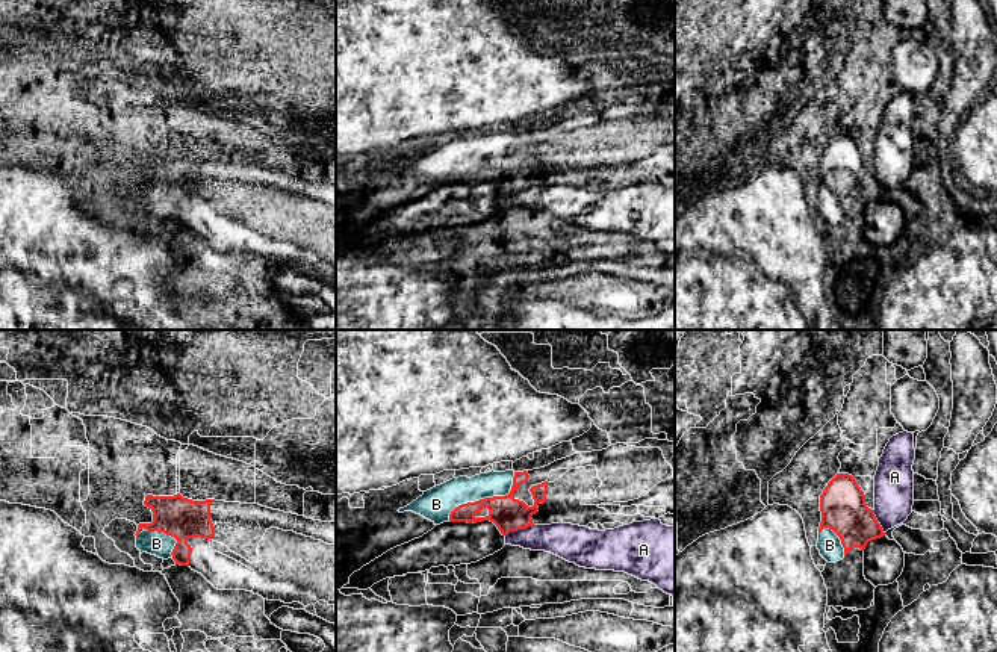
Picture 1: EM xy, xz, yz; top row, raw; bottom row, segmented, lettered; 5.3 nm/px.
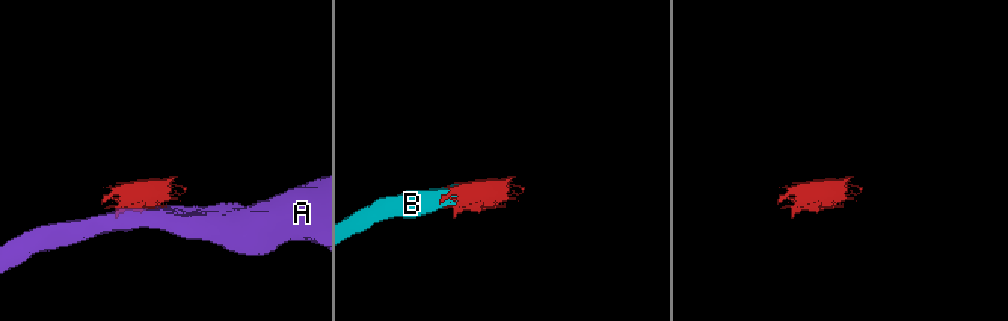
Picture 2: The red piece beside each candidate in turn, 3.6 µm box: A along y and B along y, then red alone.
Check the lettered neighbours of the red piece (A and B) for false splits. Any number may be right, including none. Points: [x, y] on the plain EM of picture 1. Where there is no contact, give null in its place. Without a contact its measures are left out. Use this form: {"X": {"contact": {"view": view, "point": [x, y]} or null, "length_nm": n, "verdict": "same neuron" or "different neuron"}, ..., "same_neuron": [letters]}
{"A": {"contact": {"view": "xz", "point": [519, 189]}, "length_nm": 170, "verdict": "different neuron"}, "B": {"contact": {"view": "xz", "point": [484, 159]}, "length_nm": 440, "verdict": "same neuron"}, "same_neuron": ["B"]}

